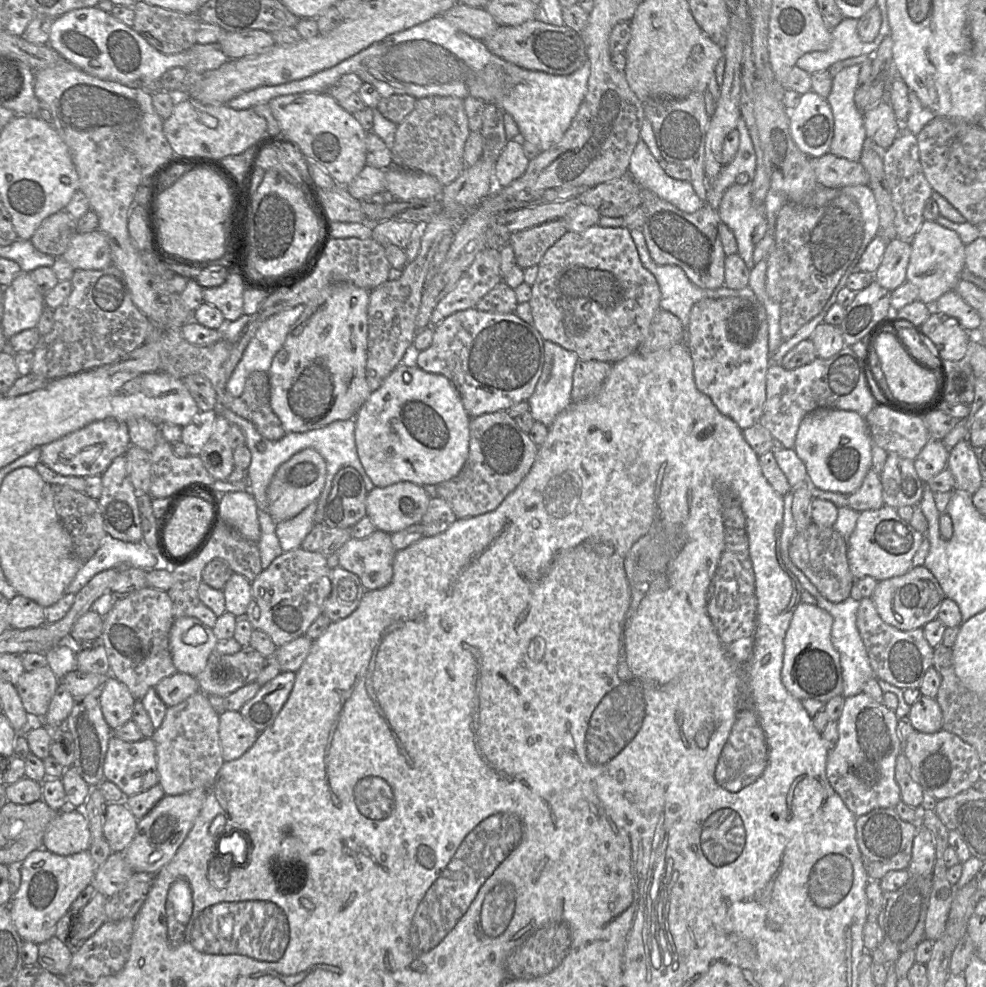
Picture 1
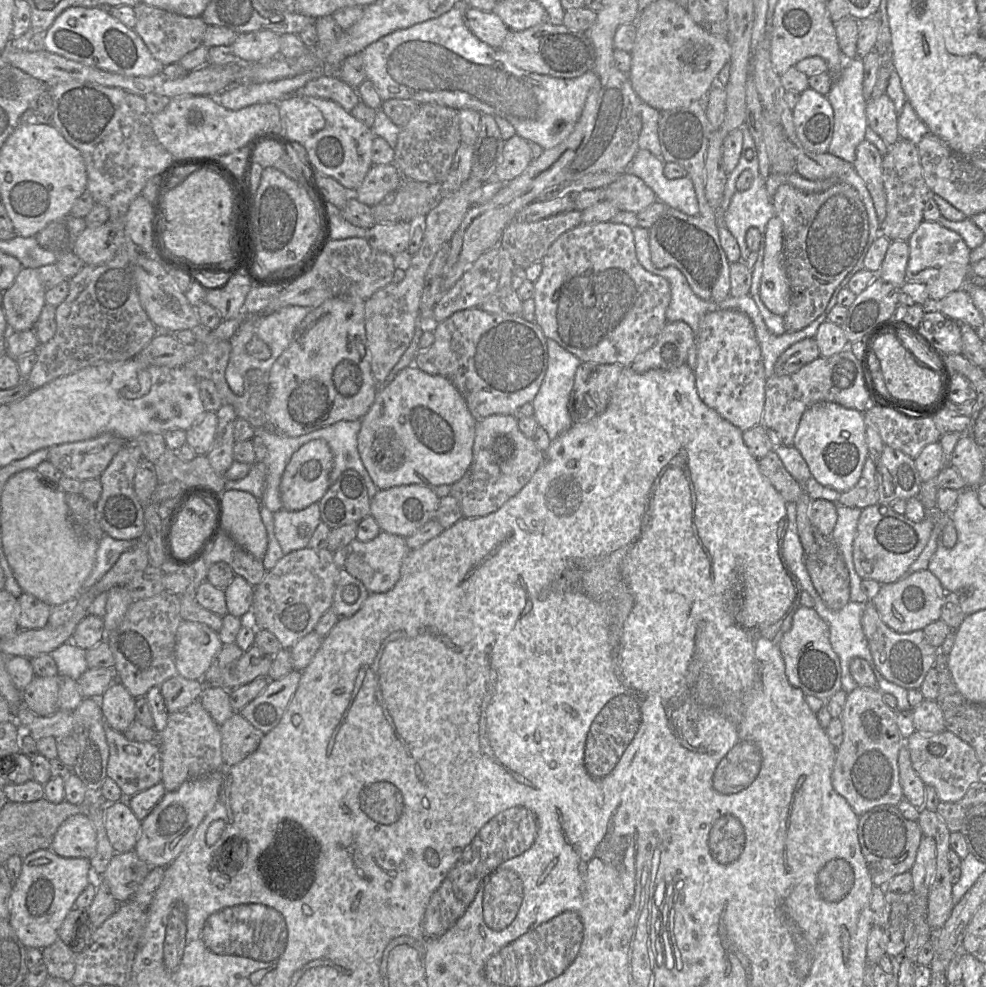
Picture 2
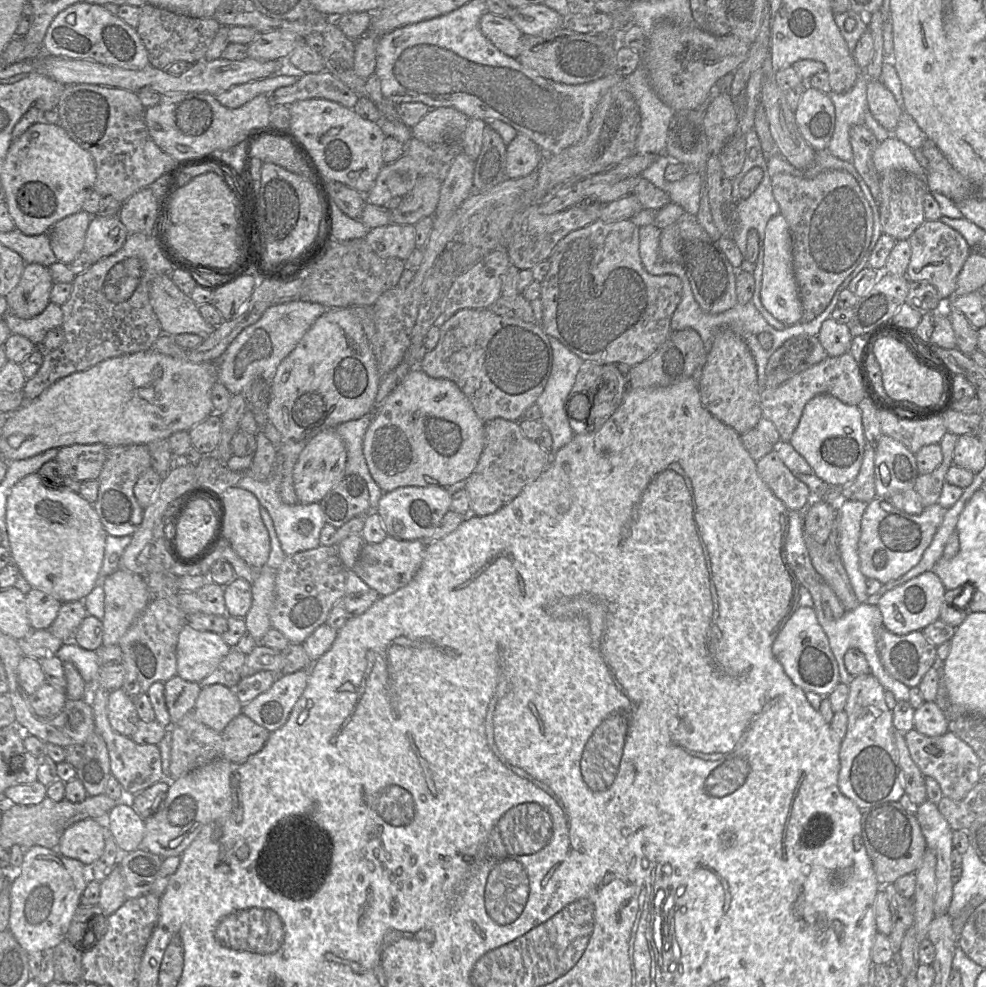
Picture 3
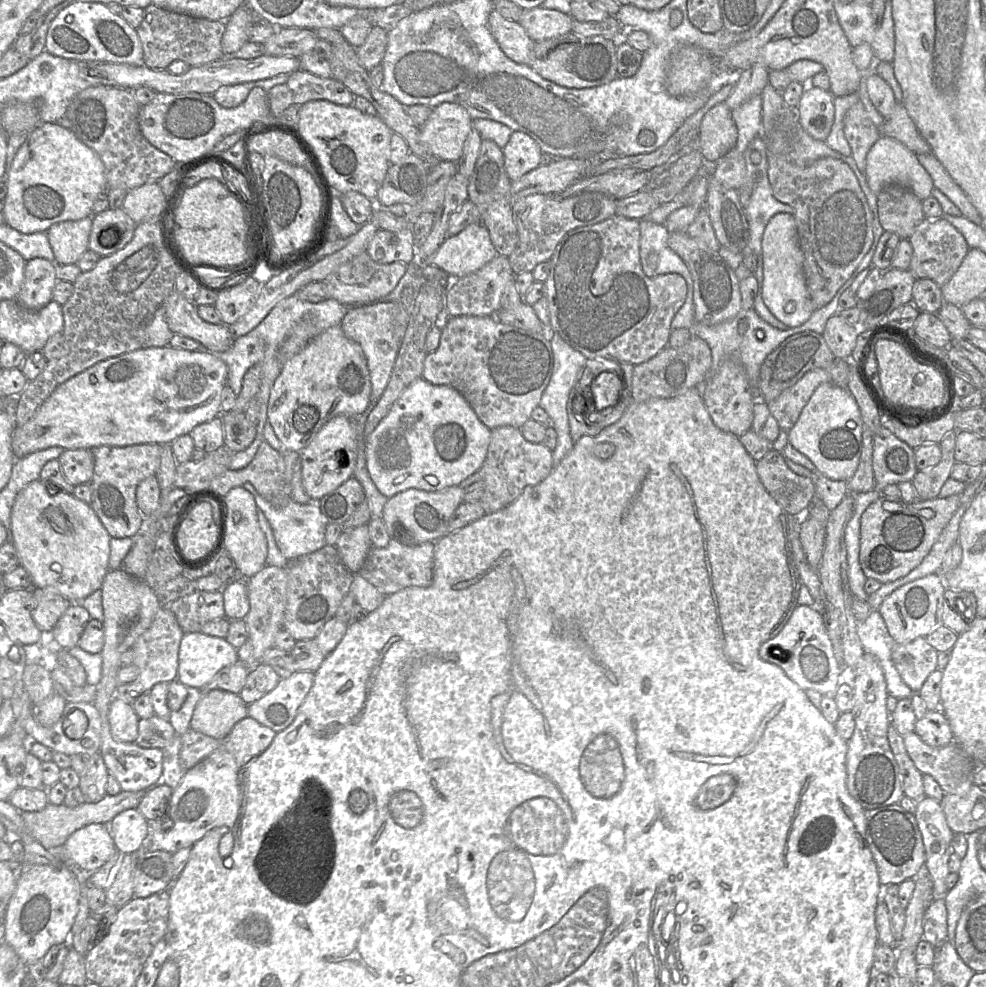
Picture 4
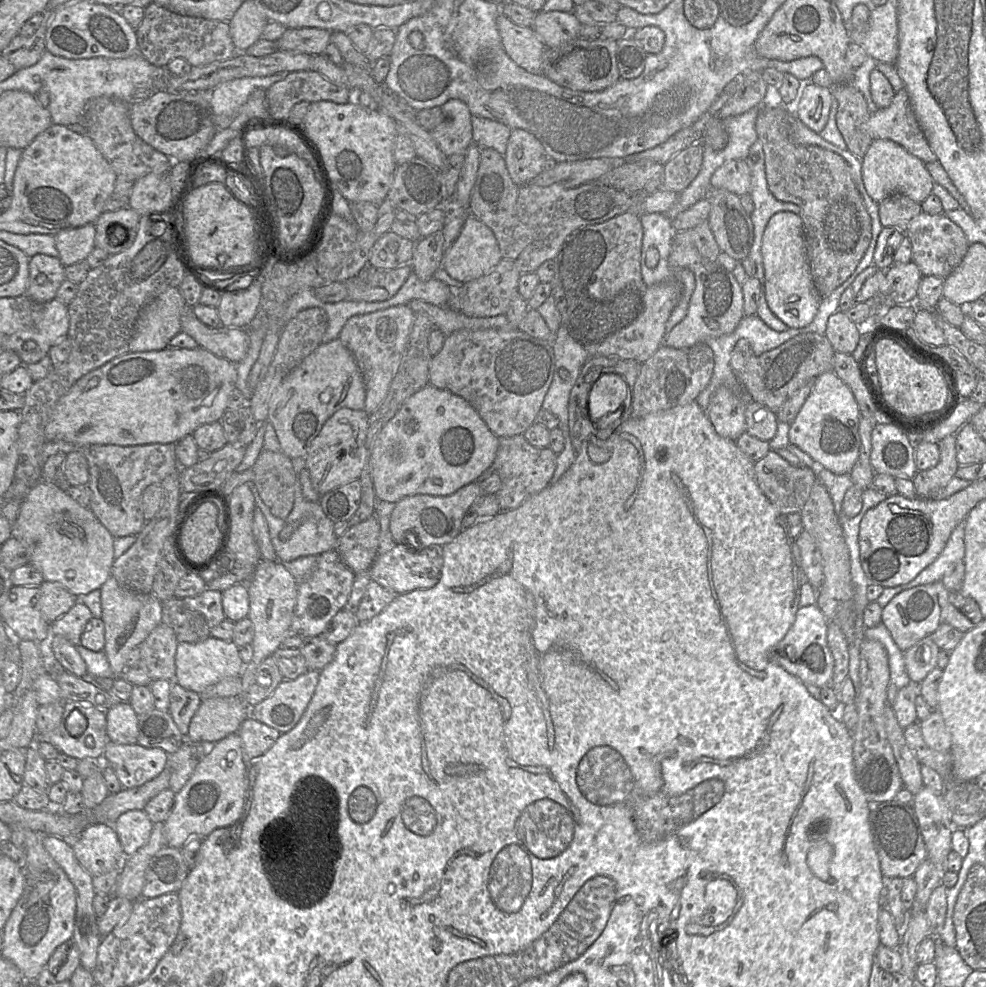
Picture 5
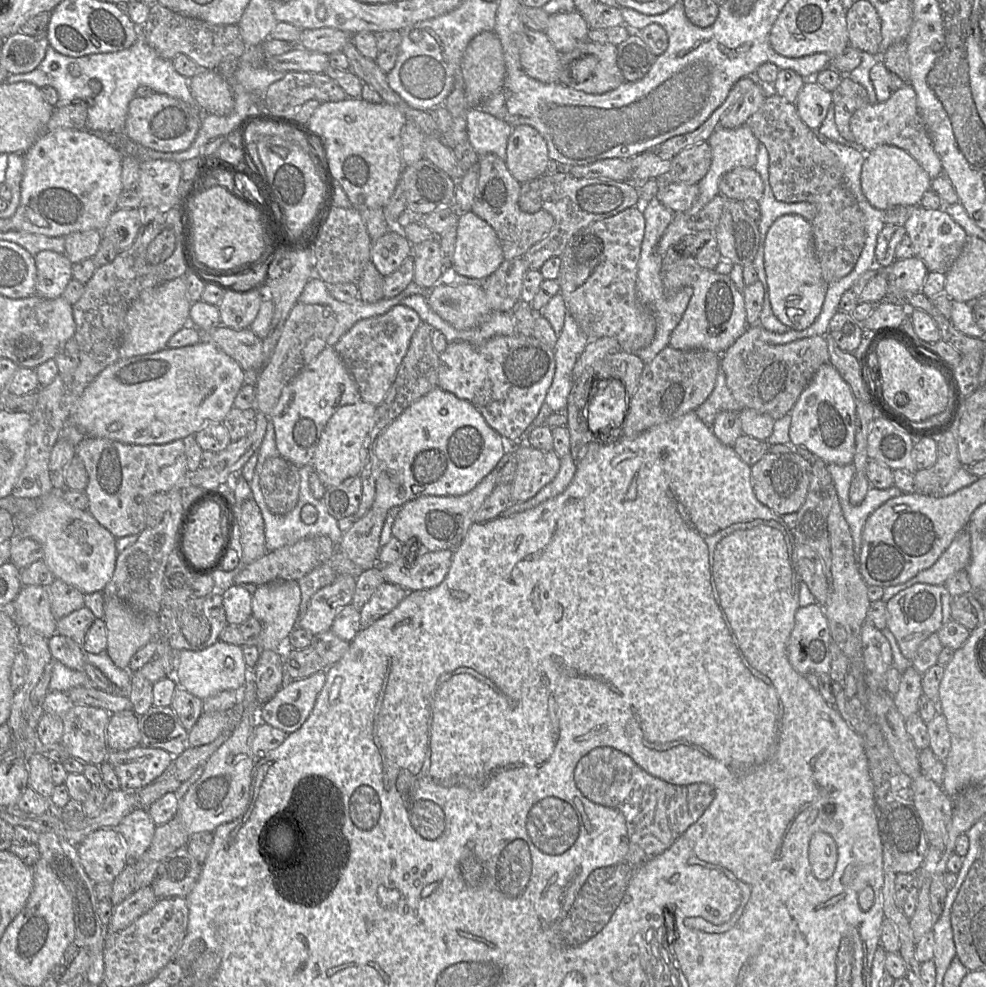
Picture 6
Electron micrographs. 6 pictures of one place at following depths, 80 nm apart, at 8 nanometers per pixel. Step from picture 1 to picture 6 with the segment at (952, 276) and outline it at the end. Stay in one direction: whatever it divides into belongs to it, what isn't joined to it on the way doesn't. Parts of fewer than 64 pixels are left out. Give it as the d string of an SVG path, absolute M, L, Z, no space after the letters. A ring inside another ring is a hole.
M916 206L912 208L904 227L913 243L914 256L924 262L929 272L946 274L961 254L968 237L944 209L931 210Z

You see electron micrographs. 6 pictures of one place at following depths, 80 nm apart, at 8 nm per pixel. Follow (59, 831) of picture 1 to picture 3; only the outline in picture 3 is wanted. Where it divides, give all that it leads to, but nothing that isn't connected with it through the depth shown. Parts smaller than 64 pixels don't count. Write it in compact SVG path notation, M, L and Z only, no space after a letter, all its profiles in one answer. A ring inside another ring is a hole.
M84 819L68 827L57 846L65 857L79 860L85 866L92 865L105 848L103 820Z

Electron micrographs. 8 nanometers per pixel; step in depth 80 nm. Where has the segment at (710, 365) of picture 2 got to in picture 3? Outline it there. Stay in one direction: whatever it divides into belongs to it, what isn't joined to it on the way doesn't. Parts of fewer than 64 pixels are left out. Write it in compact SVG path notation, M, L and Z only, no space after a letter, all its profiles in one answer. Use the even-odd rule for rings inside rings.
M730 329L717 331L698 380L702 405L739 435L756 427L762 417L755 360L744 340Z

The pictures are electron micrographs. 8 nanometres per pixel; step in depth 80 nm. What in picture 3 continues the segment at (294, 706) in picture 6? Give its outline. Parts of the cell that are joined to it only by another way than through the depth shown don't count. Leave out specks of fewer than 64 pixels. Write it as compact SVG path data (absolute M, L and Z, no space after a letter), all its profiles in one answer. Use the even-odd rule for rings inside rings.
M309 670L278 675L272 686L243 705L242 714L266 728L270 733L280 729L303 694Z

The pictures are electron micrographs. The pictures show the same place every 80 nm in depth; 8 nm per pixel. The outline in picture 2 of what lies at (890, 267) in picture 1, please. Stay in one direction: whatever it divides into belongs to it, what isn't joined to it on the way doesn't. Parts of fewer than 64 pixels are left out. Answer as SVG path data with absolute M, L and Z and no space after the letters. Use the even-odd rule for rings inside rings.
M891 241L877 277L893 285L902 286L907 281L906 267L909 251L908 241Z

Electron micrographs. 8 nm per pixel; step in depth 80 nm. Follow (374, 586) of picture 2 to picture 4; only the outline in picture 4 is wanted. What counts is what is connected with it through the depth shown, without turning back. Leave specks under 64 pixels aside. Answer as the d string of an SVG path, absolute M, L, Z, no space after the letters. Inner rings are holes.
M390 539L384 548L372 547L357 574L375 586L385 597L404 588L427 587L433 580L434 542L405 545Z

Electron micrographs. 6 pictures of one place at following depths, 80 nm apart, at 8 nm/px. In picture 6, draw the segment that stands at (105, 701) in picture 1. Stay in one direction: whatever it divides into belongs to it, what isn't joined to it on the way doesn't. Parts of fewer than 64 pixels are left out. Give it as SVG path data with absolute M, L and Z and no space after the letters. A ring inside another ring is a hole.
M133 710L112 713L107 726L110 750L125 751L141 745L139 717Z

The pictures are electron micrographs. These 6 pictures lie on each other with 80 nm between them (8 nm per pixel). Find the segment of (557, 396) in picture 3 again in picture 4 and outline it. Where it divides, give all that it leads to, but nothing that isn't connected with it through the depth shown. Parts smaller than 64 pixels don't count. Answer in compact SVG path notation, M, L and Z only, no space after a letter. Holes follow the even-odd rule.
M556 332L551 338L550 344L554 356L553 373L542 394L538 407L544 409L549 415L551 420L550 426L552 426L557 433L557 444L552 451L554 467L571 452L574 446L574 442L570 436L566 406L570 390L575 383L580 368L585 364L587 358L565 342Z

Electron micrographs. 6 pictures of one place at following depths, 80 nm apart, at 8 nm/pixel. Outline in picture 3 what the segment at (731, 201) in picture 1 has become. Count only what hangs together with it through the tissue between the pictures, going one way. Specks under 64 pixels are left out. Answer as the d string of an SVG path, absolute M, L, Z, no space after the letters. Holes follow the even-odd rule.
M759 153L759 167L763 170L762 180L747 199L738 201L736 205L739 224L733 239L743 257L747 251L748 231L755 229L759 240L764 240L769 219L781 213L779 204L773 196L771 177L763 153Z

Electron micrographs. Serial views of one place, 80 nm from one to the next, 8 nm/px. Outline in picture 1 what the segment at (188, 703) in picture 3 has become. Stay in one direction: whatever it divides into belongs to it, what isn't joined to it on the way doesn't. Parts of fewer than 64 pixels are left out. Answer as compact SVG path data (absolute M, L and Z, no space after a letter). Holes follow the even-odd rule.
M178 671L163 678L155 686L155 690L167 707L175 706L196 692L201 691L194 676Z

